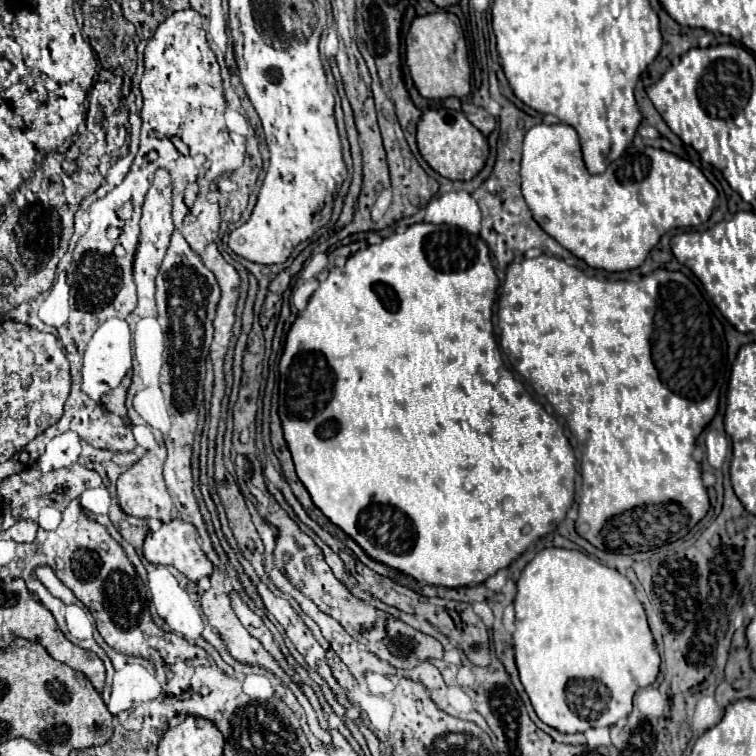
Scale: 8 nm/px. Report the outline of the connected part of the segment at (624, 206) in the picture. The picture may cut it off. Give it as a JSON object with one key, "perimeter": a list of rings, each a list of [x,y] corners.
{"perimeter":[[[544,115],[546,124],[536,124],[526,132],[522,150],[522,194],[534,214],[534,220],[556,238],[566,250],[582,258],[592,268],[602,268],[608,272],[632,270],[644,264],[650,250],[658,244],[660,236],[672,228],[698,226],[710,218],[718,198],[716,188],[708,182],[700,168],[692,162],[678,158],[672,152],[658,148],[628,148],[614,164],[602,174],[590,174],[584,166],[578,134],[570,124],[557,124],[554,115]]]}

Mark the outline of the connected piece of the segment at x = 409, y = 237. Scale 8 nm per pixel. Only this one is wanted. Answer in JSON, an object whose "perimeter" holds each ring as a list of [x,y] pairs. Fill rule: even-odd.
{"perimeter":[[[412,224],[402,234],[392,234],[380,244],[358,250],[358,256],[348,258],[346,266],[334,267],[328,272],[312,294],[308,308],[300,312],[292,324],[280,360],[278,412],[284,438],[292,452],[296,474],[308,488],[314,504],[324,512],[324,516],[356,540],[370,558],[400,570],[418,582],[444,588],[482,584],[518,558],[537,538],[552,532],[566,518],[566,512],[574,502],[576,456],[564,436],[562,424],[554,416],[548,416],[542,404],[538,404],[522,384],[514,380],[500,356],[492,328],[496,288],[498,276],[490,260],[490,250],[480,236],[446,224]]]}

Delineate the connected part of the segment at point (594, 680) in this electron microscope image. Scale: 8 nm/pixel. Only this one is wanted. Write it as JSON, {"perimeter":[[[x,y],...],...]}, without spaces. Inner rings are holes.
{"perimeter":[[[544,548],[540,550],[532,562],[526,564],[526,568],[520,574],[518,580],[518,594],[514,600],[516,606],[516,632],[514,632],[514,652],[516,652],[516,666],[520,672],[520,680],[526,688],[526,694],[530,696],[530,702],[542,722],[548,726],[574,734],[574,732],[586,732],[592,726],[612,726],[620,718],[626,718],[632,712],[632,696],[640,686],[650,686],[660,672],[660,654],[656,650],[656,642],[652,636],[652,630],[646,620],[646,612],[642,608],[642,602],[636,598],[634,586],[626,576],[622,576],[618,570],[608,568],[590,556],[578,552],[578,550],[566,550],[566,548]]]}

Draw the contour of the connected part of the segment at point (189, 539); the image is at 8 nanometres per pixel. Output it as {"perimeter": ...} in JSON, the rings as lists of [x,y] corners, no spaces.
{"perimeter":[[[172,520],[168,524],[164,524],[160,530],[150,532],[144,540],[144,556],[152,562],[152,564],[164,564],[164,566],[174,566],[176,570],[180,570],[186,578],[190,578],[192,582],[198,582],[204,576],[212,574],[212,562],[206,558],[202,546],[198,544],[198,532],[194,528],[194,524],[184,522],[184,520]]]}

